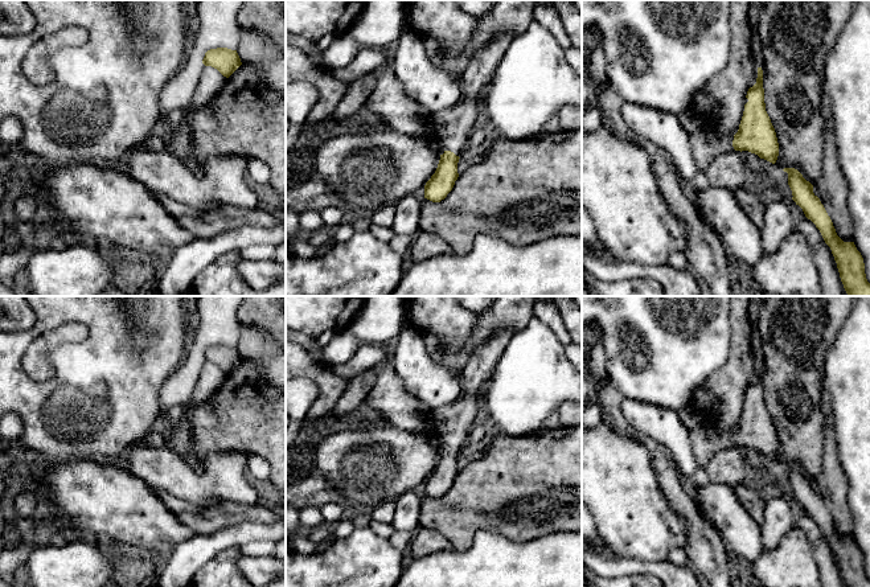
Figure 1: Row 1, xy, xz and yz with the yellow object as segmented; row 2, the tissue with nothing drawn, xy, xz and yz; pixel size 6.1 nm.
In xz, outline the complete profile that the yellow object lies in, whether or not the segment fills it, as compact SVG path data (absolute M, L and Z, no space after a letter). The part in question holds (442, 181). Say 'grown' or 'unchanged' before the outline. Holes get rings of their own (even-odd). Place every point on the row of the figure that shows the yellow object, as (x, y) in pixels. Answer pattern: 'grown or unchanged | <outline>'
grown | M500 33L480 48L461 77L461 100L431 114L432 127L440 141L440 160L435 173L424 185L424 198L440 202L452 190L459 177L460 153L468 147L468 136L481 123L480 98L494 74L509 44L510 33Z

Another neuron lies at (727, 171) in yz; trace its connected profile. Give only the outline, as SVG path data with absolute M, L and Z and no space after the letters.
M735 149L718 155L703 173L711 186L734 192L750 185L751 181L748 169L740 157L740 151Z

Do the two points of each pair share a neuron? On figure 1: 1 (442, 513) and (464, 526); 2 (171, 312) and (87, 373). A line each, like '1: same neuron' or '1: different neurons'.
1: same neuron
2: same neuron

